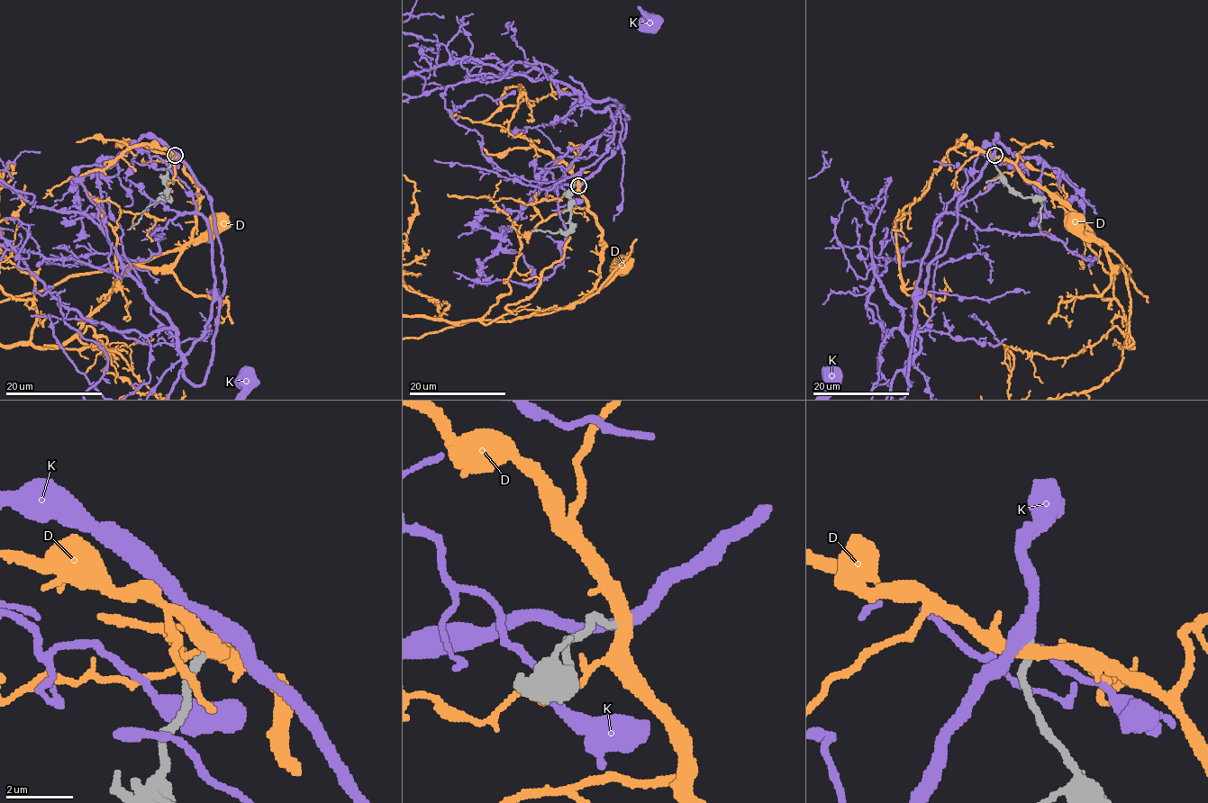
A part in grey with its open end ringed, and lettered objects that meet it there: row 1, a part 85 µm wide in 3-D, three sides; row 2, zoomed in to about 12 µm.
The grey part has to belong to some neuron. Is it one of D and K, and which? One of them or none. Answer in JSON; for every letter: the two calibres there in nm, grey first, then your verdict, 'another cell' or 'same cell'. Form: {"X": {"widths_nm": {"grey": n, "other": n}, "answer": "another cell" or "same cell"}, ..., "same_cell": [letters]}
{"D": {"widths_nm": {"grey": 240, "other": 420}, "answer": "another cell"}, "K": {"widths_nm": {"grey": 200, "other": 400}, "answer": "same cell"}, "same_cell": ["K"]}

